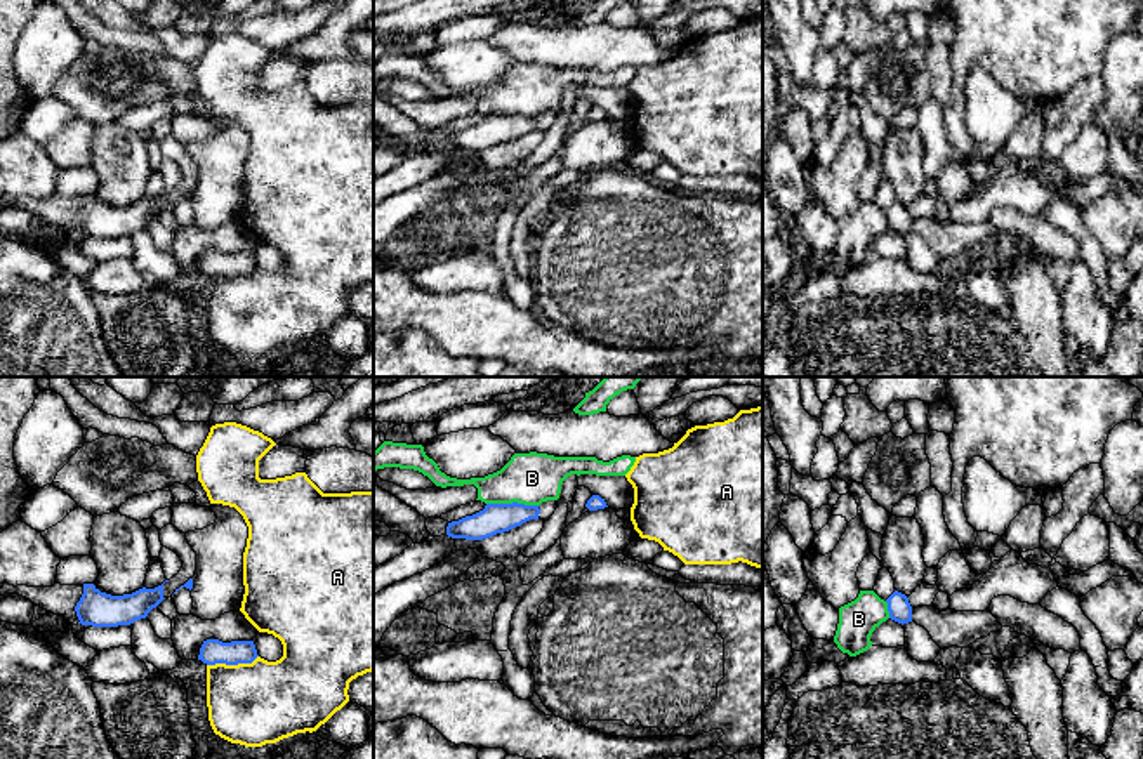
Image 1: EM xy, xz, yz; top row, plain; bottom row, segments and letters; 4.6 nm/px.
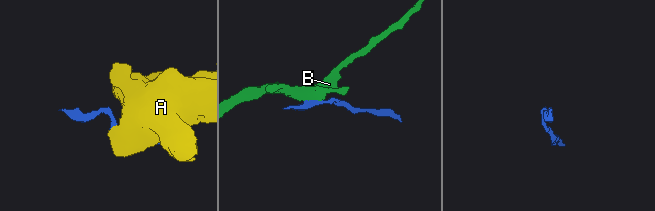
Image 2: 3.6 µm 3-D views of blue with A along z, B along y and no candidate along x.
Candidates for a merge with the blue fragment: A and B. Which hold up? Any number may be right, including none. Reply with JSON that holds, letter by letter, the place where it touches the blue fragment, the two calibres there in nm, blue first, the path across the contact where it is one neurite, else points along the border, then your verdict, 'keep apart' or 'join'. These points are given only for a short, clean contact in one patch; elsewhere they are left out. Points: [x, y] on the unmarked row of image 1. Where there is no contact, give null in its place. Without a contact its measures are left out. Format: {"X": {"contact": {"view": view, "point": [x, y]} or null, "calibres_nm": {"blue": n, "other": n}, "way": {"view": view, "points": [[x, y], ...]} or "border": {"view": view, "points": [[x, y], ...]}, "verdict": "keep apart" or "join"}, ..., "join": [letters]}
{"A": {"contact": {"view": "xy", "point": [231, 275]}, "calibres_nm": {"blue": 120, "other": 380}, "verdict": "keep apart"}, "B": {"contact": {"view": "xz", "point": [513, 113]}, "calibres_nm": {"blue": 140, "other": 240}, "verdict": "keep apart"}, "join": []}

